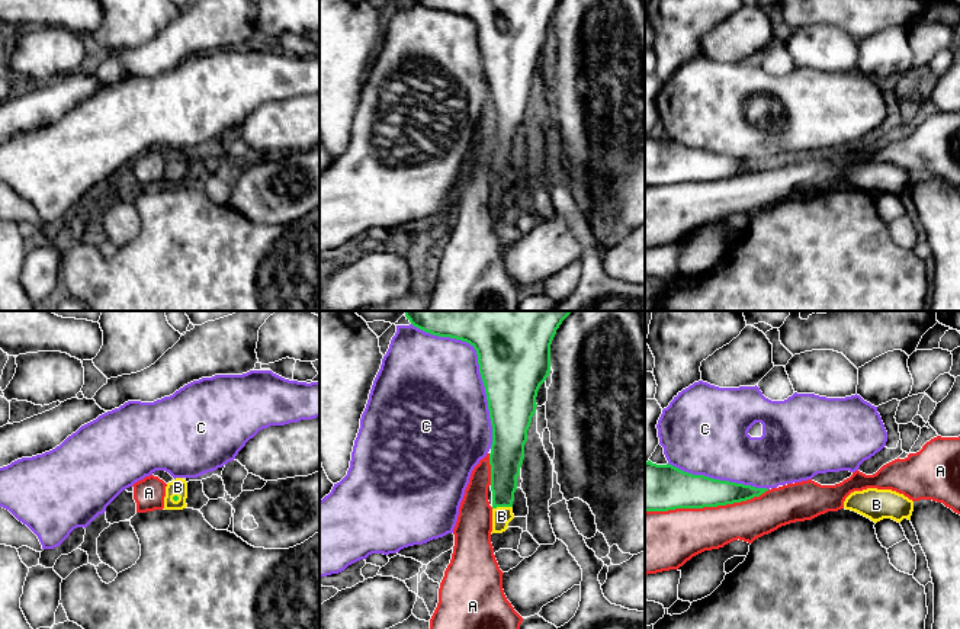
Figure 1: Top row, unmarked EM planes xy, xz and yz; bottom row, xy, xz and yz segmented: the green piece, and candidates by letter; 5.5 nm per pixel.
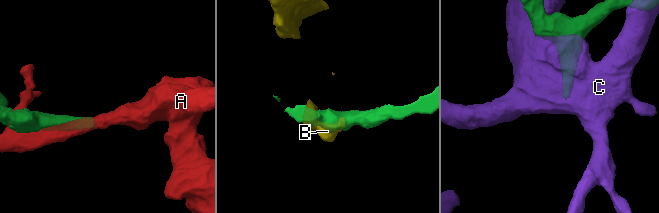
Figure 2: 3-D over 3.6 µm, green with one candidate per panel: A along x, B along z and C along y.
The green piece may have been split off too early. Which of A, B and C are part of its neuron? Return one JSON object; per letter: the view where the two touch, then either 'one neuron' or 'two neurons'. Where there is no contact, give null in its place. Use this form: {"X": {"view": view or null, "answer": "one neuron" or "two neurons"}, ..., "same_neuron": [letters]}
{"A": {"view": "yz", "answer": "two neurons"}, "B": {"view": "xz", "answer": "one neuron"}, "C": {"view": "xz", "answer": "two neurons"}, "same_neuron": ["B"]}

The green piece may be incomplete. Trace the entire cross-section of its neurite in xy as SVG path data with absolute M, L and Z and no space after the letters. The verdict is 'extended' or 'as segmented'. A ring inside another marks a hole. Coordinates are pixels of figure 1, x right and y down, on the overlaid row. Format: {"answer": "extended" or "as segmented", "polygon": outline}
{"answer": "extended", "polygon": "M176 478L166 487L164 510L183 510L187 507L187 482L183 478Z"}

